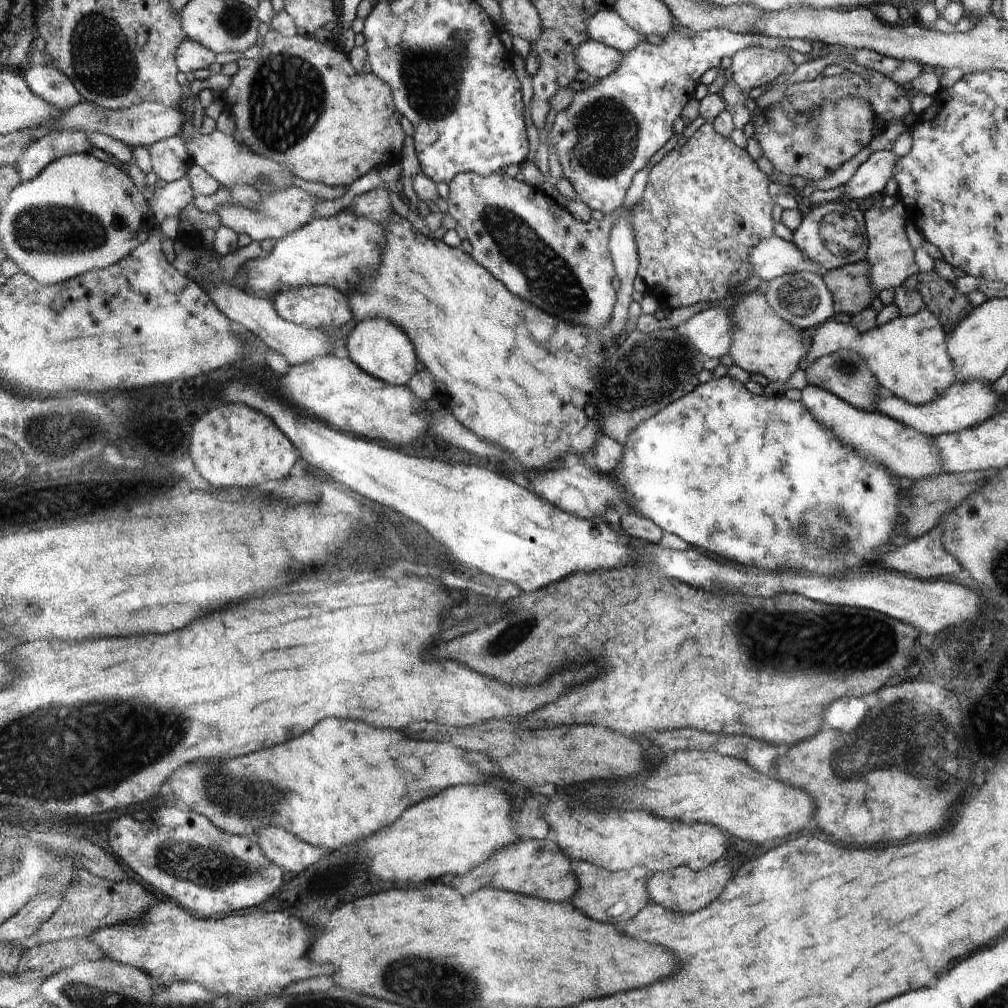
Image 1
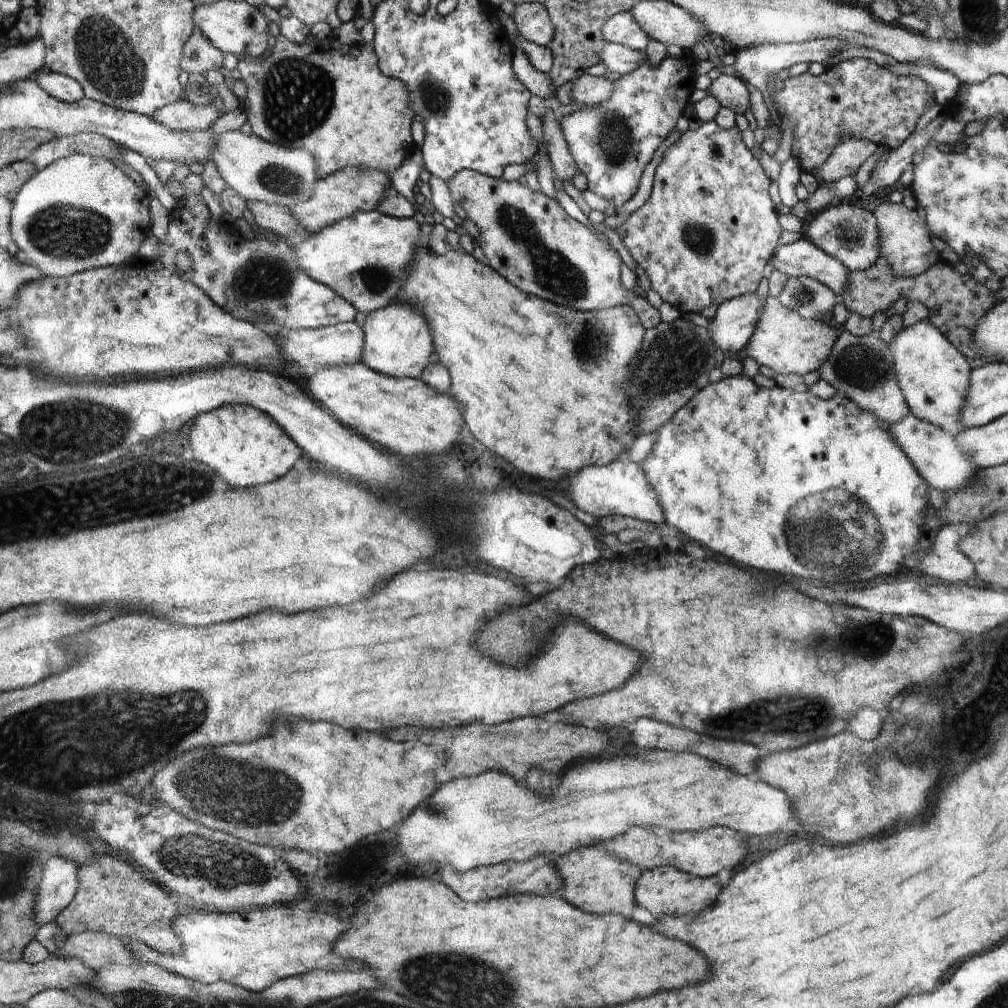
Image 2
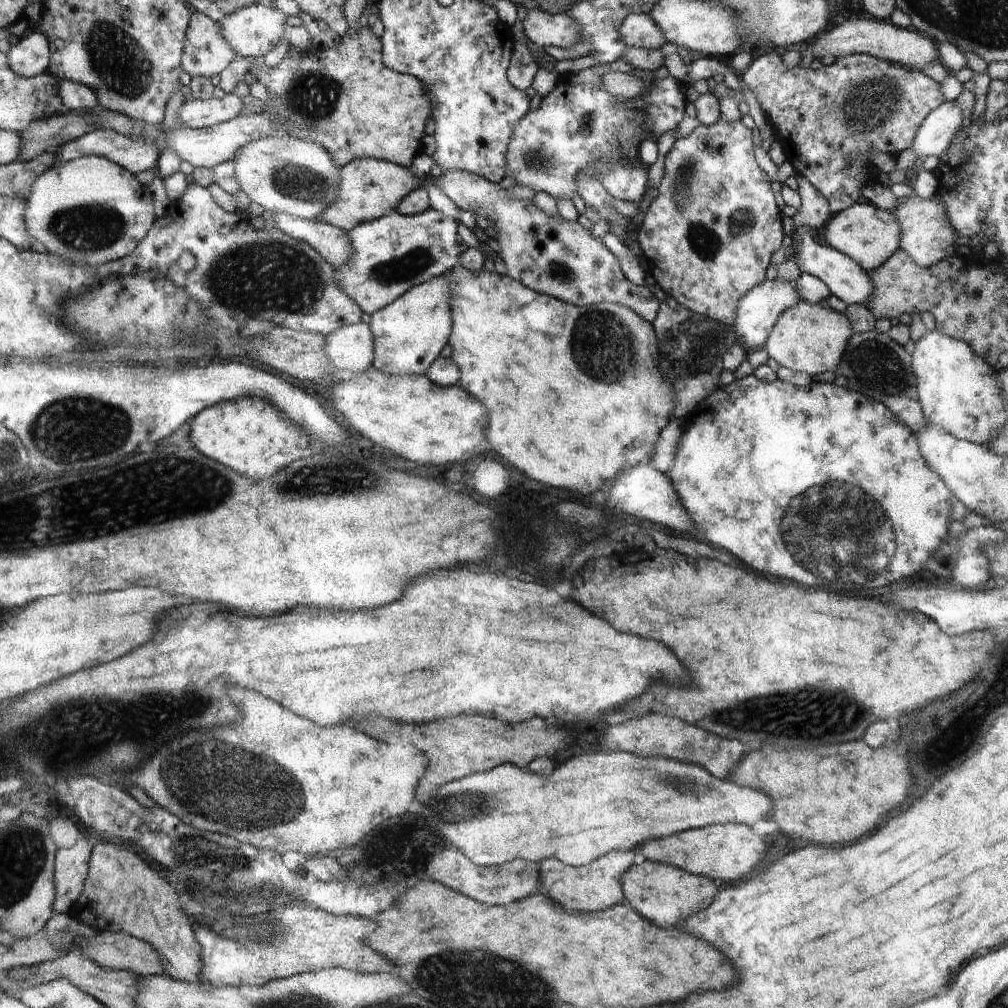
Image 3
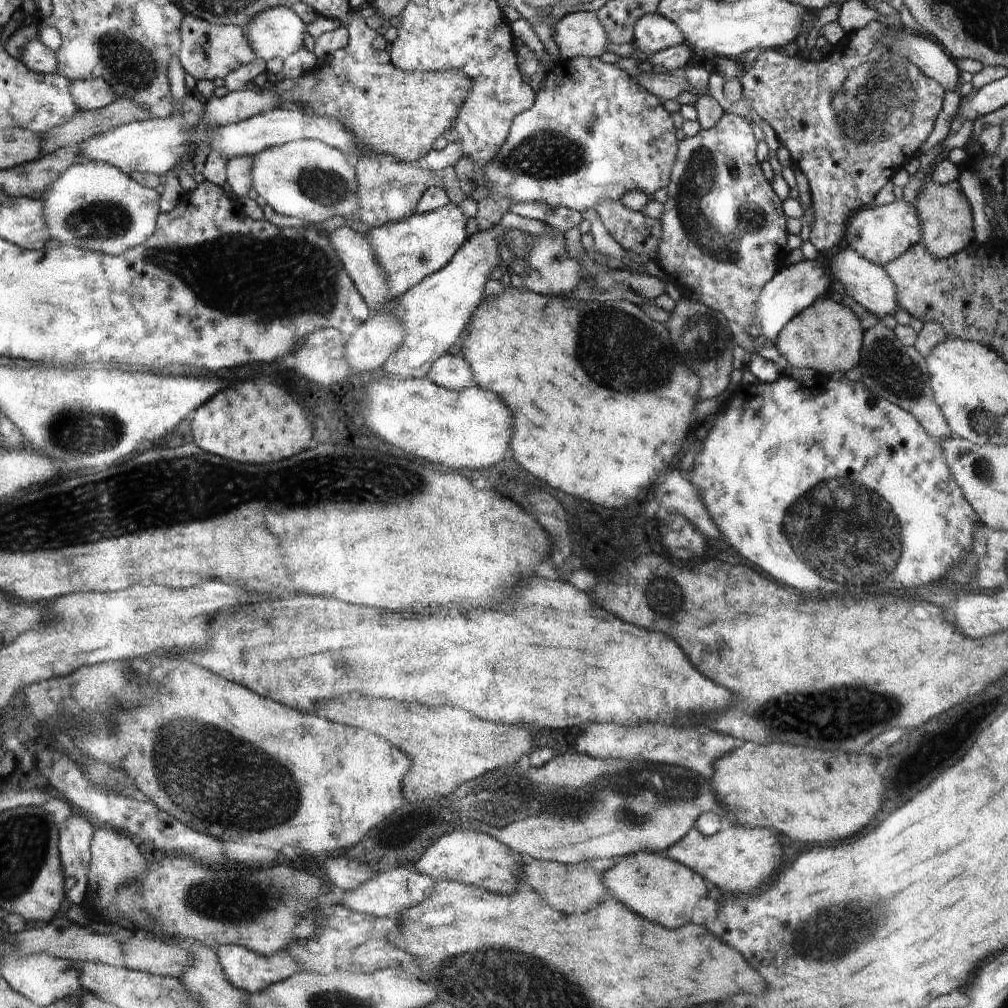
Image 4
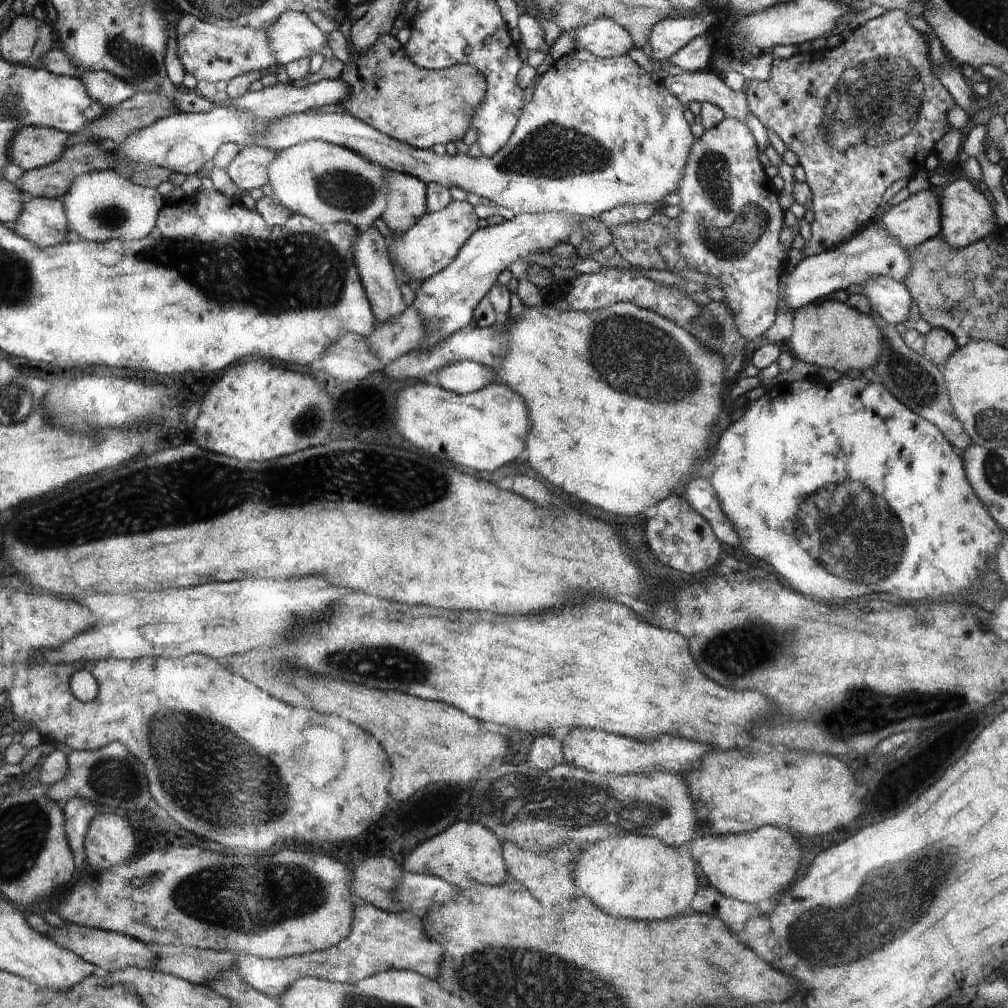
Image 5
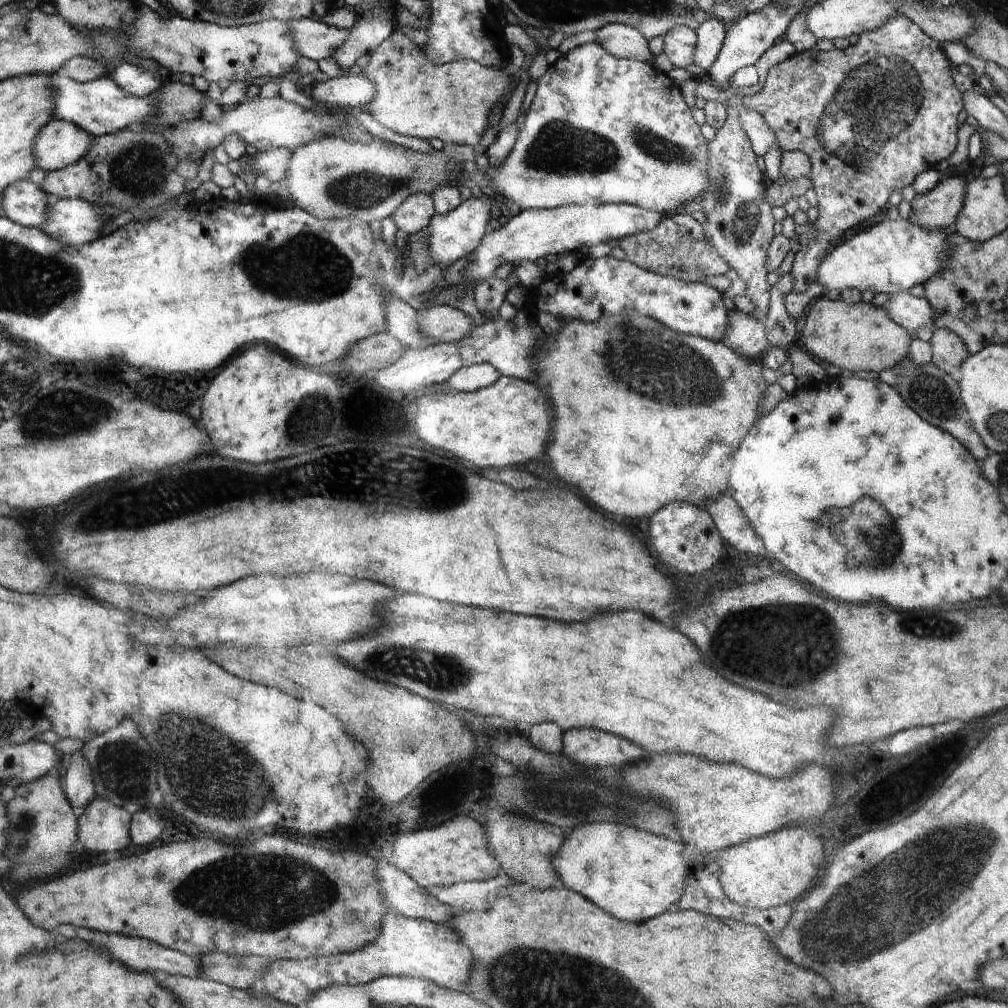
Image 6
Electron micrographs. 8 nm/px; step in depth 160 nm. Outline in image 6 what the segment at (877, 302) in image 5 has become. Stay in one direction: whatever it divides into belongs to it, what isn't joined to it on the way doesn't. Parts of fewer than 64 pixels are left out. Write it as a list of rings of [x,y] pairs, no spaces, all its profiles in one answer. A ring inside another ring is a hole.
[[[908,291],[899,292],[890,296],[884,308],[894,322],[910,332],[918,332],[924,327],[933,332],[936,330],[935,310],[926,297],[915,297]]]

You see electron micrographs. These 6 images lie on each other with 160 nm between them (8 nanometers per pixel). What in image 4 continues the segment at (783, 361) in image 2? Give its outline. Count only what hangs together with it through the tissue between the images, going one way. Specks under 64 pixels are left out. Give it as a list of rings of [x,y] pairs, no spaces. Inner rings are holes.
[[[818,297],[808,308],[791,318],[786,326],[782,327],[773,344],[779,354],[783,354],[792,366],[813,368],[819,373],[831,375],[834,372],[848,372],[848,370],[859,366],[864,333],[858,317],[844,303],[836,302],[830,298]]]

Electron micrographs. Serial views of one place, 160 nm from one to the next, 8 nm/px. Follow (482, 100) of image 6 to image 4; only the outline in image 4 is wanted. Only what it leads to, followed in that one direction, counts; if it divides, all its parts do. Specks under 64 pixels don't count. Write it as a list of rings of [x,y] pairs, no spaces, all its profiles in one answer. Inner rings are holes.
[[[358,16],[349,20],[348,26],[346,26],[349,32],[348,44],[341,49],[332,53],[329,60],[326,60],[324,64],[317,65],[314,69],[305,72],[302,76],[292,79],[294,86],[290,91],[292,102],[297,104],[300,110],[317,117],[332,117],[337,118],[344,126],[348,127],[352,132],[356,132],[356,136],[363,140],[363,143],[373,152],[373,154],[382,154],[382,156],[392,157],[398,161],[414,163],[414,160],[419,160],[420,156],[426,156],[430,153],[432,144],[444,134],[451,130],[453,132],[454,125],[457,122],[459,116],[459,108],[465,104],[471,89],[473,88],[473,82],[471,78],[463,71],[458,69],[450,69],[445,71],[403,71],[400,67],[395,67],[393,62],[390,62],[391,52],[388,52],[388,42],[376,32],[375,28],[369,26],[364,19],[360,19]]]

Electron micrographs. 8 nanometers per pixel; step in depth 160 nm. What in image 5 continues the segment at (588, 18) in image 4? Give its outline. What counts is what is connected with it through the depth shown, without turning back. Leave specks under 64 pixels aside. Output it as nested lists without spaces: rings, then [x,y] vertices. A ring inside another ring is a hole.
[[[596,18],[592,24],[578,26],[570,32],[578,50],[588,50],[600,58],[622,57],[634,47],[630,34],[610,18]]]

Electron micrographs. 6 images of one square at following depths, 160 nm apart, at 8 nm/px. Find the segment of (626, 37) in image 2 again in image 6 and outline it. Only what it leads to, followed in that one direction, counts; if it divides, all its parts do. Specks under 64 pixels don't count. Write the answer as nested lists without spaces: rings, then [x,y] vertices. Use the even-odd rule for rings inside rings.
[[[677,26],[663,36],[663,52],[678,68],[686,68],[694,62],[698,32],[687,26]]]

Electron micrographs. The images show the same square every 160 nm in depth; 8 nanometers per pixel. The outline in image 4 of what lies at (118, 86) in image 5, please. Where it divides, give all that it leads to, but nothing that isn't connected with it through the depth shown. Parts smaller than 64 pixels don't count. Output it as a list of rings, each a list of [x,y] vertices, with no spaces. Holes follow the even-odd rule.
[[[102,77],[70,81],[71,95],[81,110],[104,109],[118,99],[112,86]]]

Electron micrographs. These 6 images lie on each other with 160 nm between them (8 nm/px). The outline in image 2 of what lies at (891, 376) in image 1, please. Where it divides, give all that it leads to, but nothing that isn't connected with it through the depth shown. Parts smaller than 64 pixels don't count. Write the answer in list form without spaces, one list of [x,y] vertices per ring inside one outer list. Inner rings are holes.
[[[929,320],[920,321],[908,328],[903,328],[889,346],[895,358],[894,368],[897,381],[911,413],[920,420],[928,421],[943,428],[953,437],[966,430],[961,421],[961,412],[967,403],[970,386],[970,373],[974,363],[969,361]]]

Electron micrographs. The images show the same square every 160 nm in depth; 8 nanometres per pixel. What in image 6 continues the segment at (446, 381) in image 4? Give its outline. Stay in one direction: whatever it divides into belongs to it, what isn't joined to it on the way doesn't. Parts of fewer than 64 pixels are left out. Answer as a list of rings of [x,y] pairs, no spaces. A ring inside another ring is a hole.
[[[488,363],[459,368],[448,381],[452,391],[471,393],[494,384],[502,375]]]

